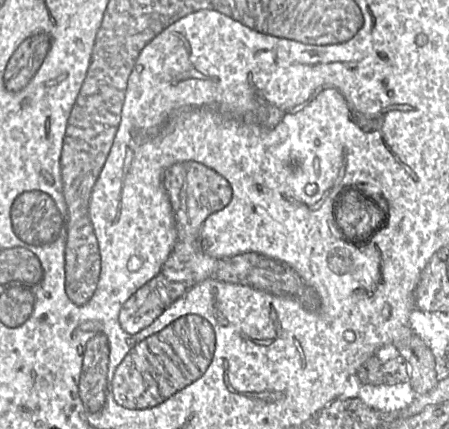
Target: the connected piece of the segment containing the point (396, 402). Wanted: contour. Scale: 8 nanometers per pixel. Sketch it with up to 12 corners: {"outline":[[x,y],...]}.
{"outline":[[353,375],[338,399],[359,398],[375,410],[409,406],[410,381],[362,384]]}

